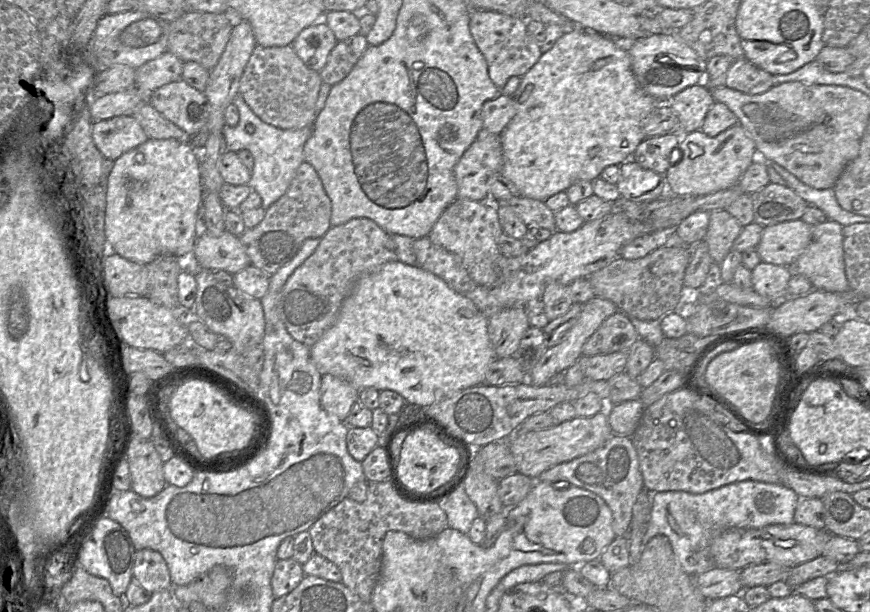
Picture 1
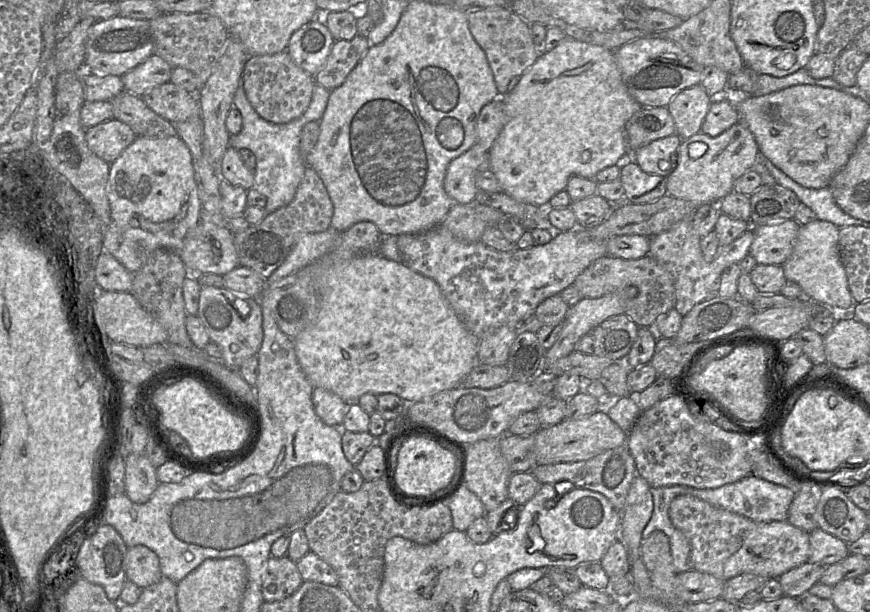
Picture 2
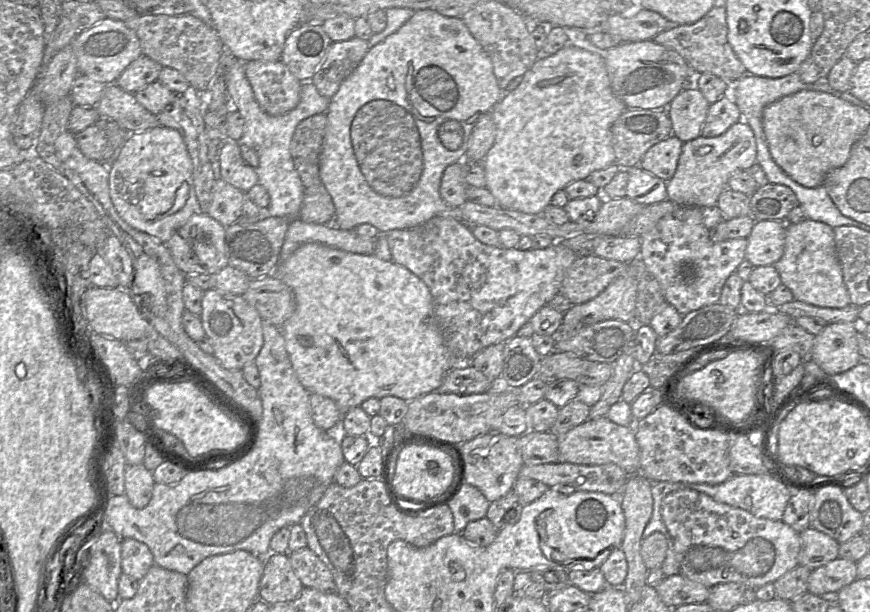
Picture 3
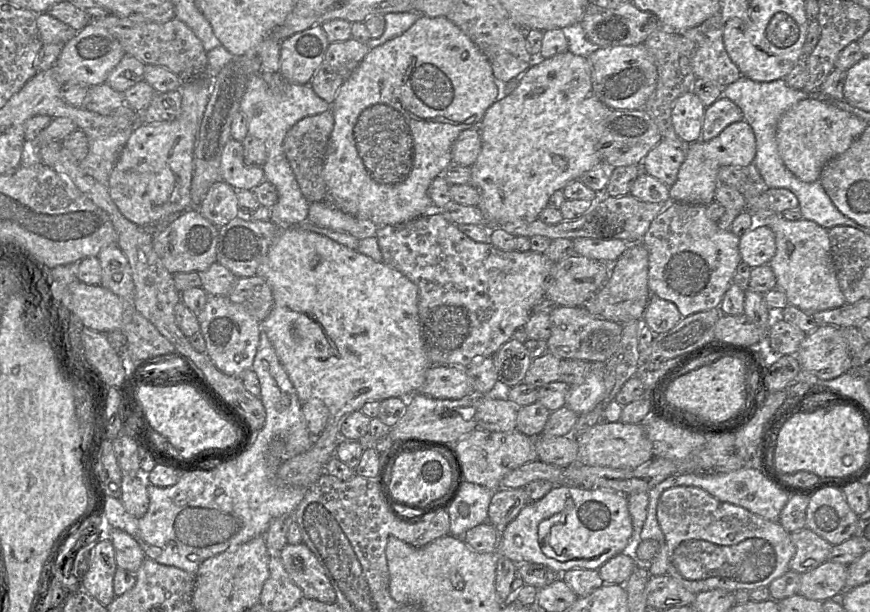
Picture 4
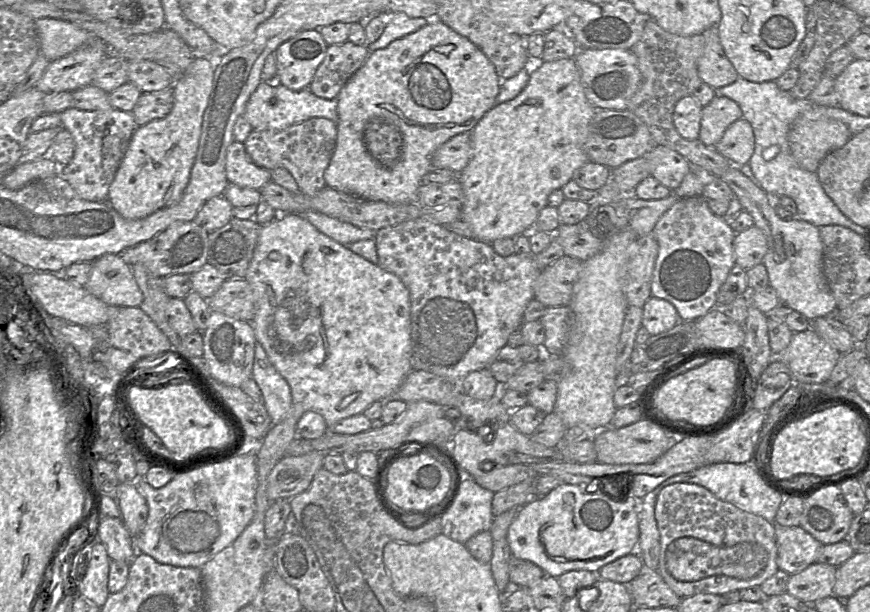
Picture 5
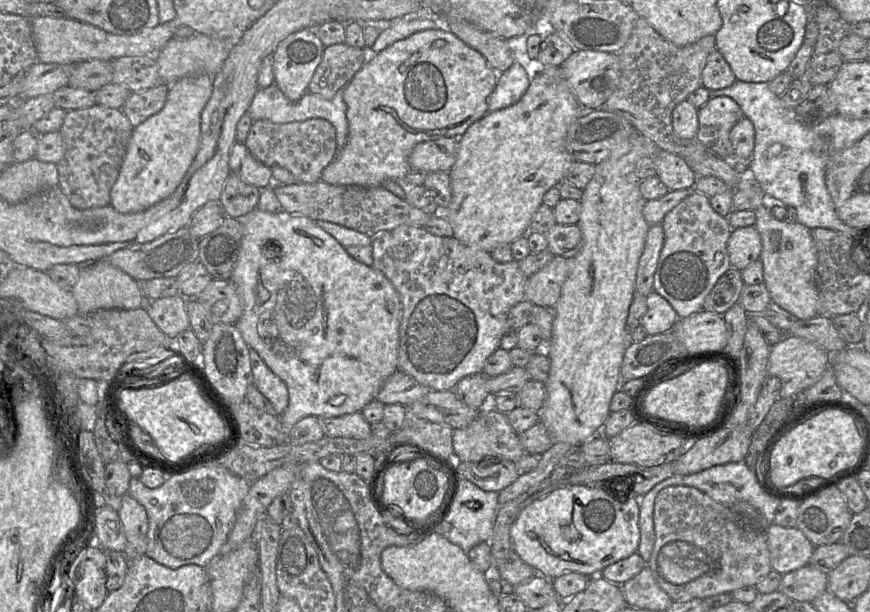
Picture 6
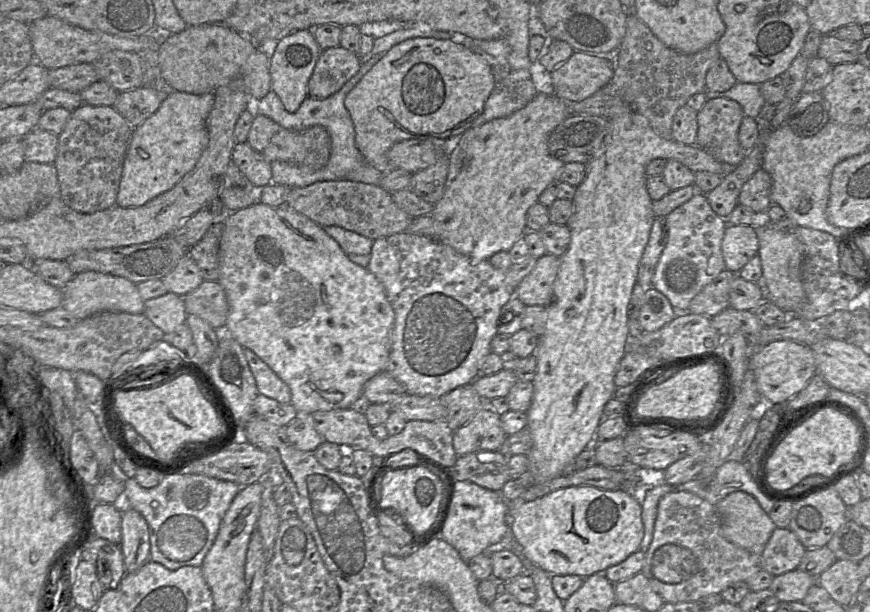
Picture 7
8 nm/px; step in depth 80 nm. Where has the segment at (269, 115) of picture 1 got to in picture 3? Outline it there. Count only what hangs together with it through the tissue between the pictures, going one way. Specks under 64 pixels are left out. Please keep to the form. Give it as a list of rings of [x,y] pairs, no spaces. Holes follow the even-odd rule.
[[[281,60],[247,61],[244,69],[255,99],[265,113],[279,116],[298,105],[302,82]]]

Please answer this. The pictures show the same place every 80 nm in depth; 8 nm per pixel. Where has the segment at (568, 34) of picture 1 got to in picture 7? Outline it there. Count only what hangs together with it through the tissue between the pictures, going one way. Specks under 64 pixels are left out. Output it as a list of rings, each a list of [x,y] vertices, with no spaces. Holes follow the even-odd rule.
[[[538,93],[524,108],[505,117],[491,120],[477,127],[471,127],[465,131],[461,139],[449,149],[449,170],[445,183],[442,198],[434,204],[430,215],[435,221],[436,239],[446,245],[451,246],[457,252],[469,257],[473,264],[482,260],[488,260],[493,254],[500,251],[509,251],[514,243],[524,236],[526,232],[526,214],[528,209],[538,202],[540,194],[552,184],[557,182],[557,177],[564,166],[564,162],[553,157],[548,149],[548,138],[551,132],[561,124],[567,117],[571,115],[570,104],[557,95],[547,95]]]

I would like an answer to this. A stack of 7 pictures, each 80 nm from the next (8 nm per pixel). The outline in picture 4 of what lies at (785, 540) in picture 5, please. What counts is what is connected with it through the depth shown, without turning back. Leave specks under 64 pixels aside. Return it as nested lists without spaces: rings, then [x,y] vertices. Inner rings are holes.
[[[808,528],[790,533],[795,554],[789,562],[789,569],[799,574],[809,572],[825,561],[832,545]]]

